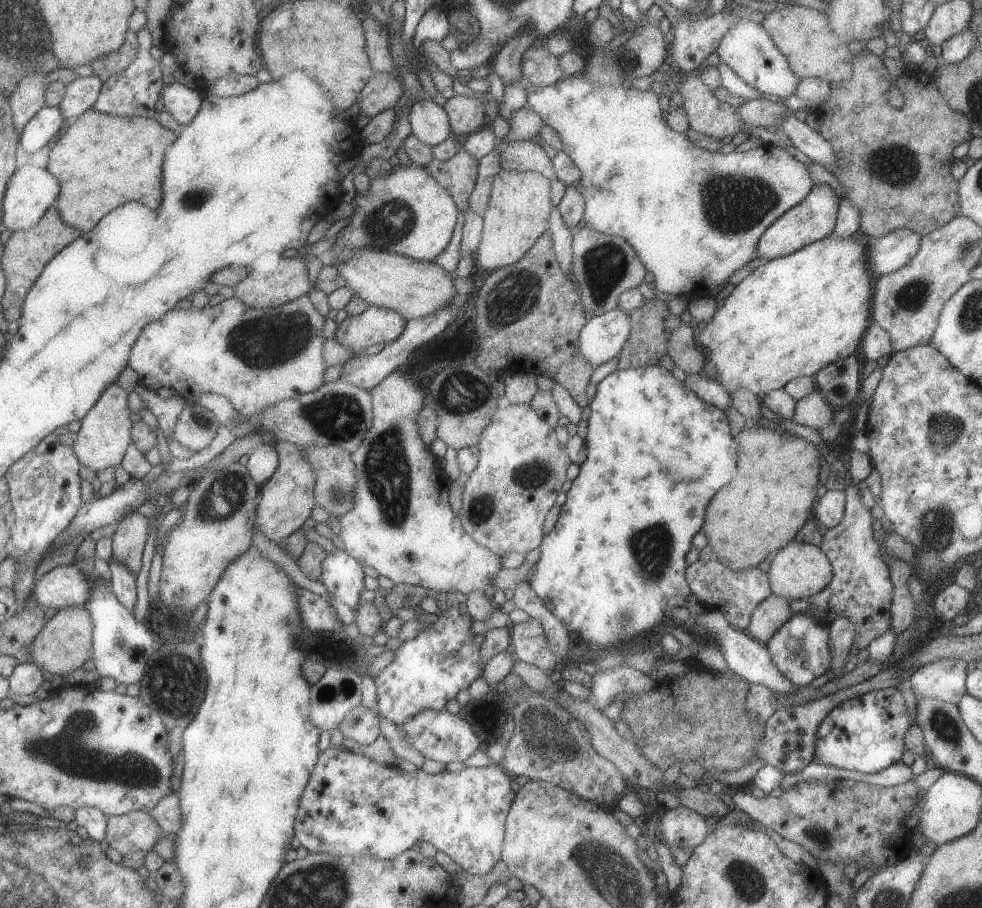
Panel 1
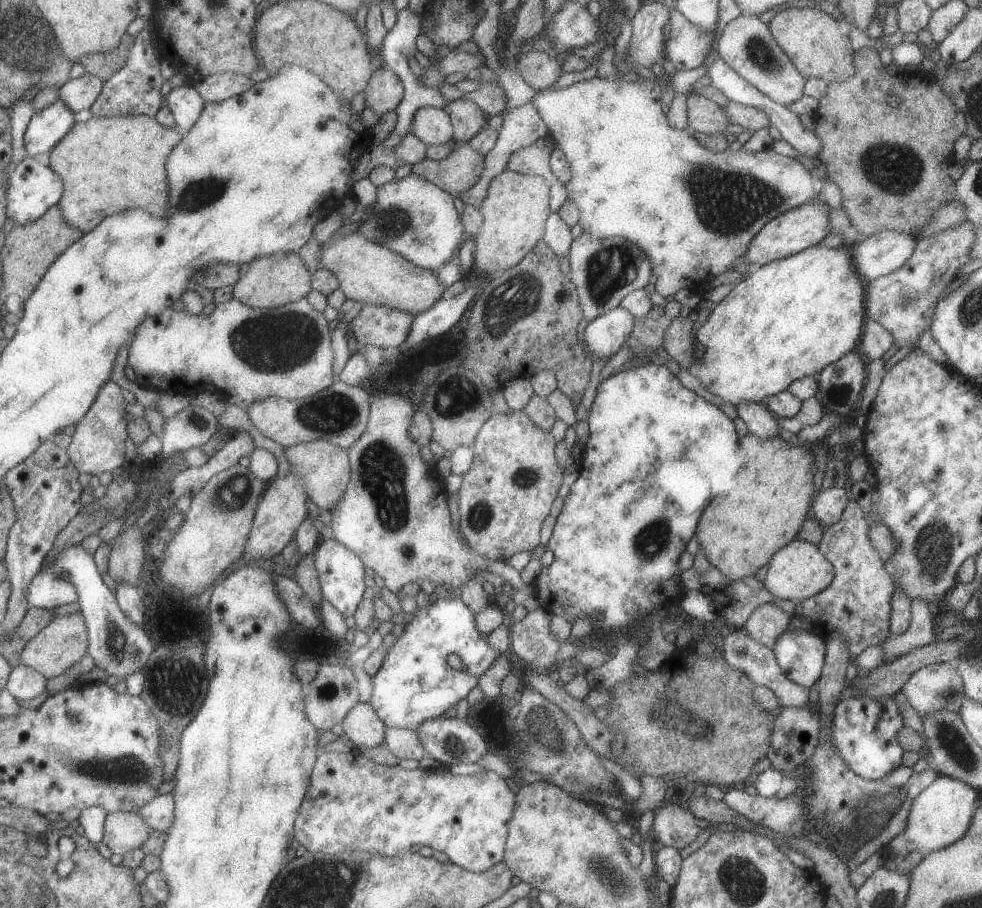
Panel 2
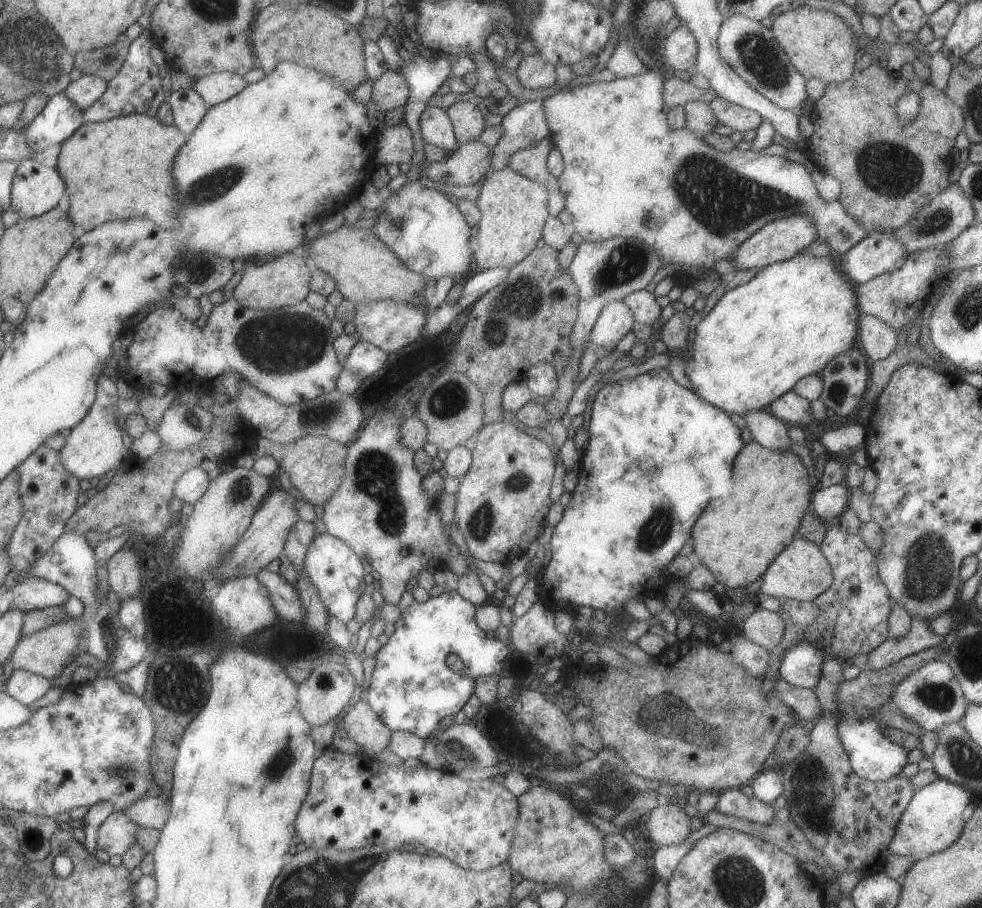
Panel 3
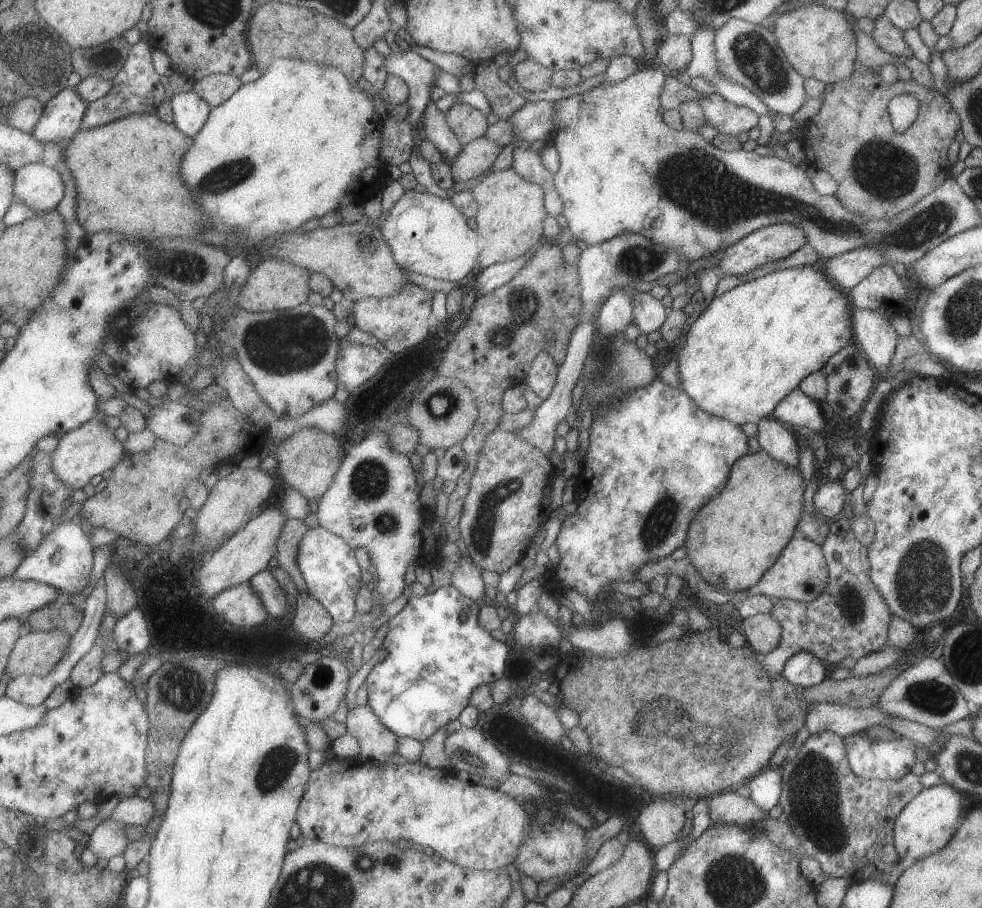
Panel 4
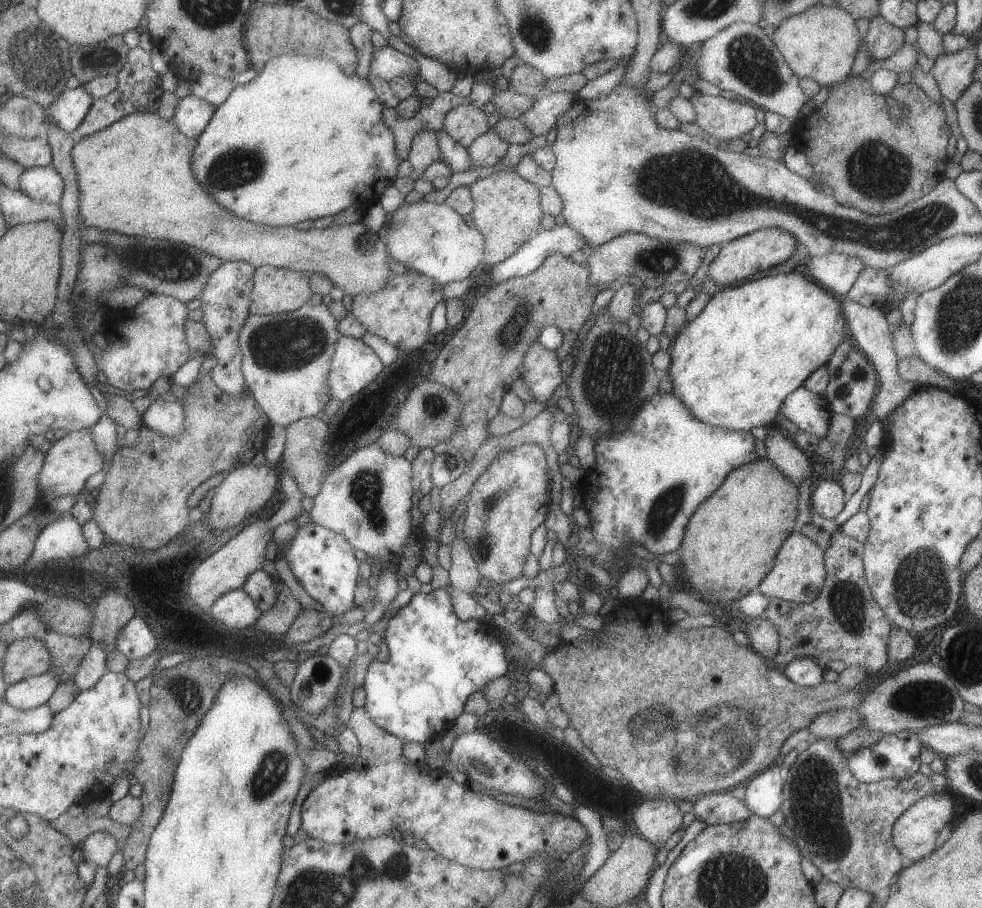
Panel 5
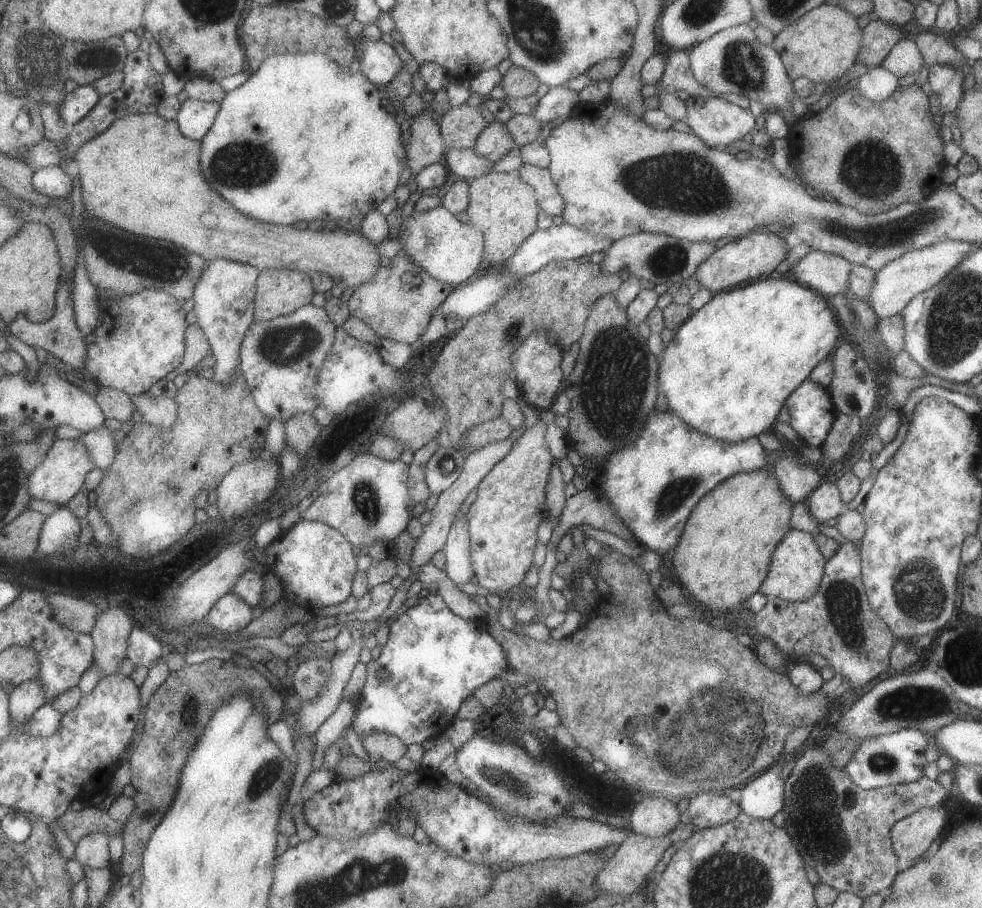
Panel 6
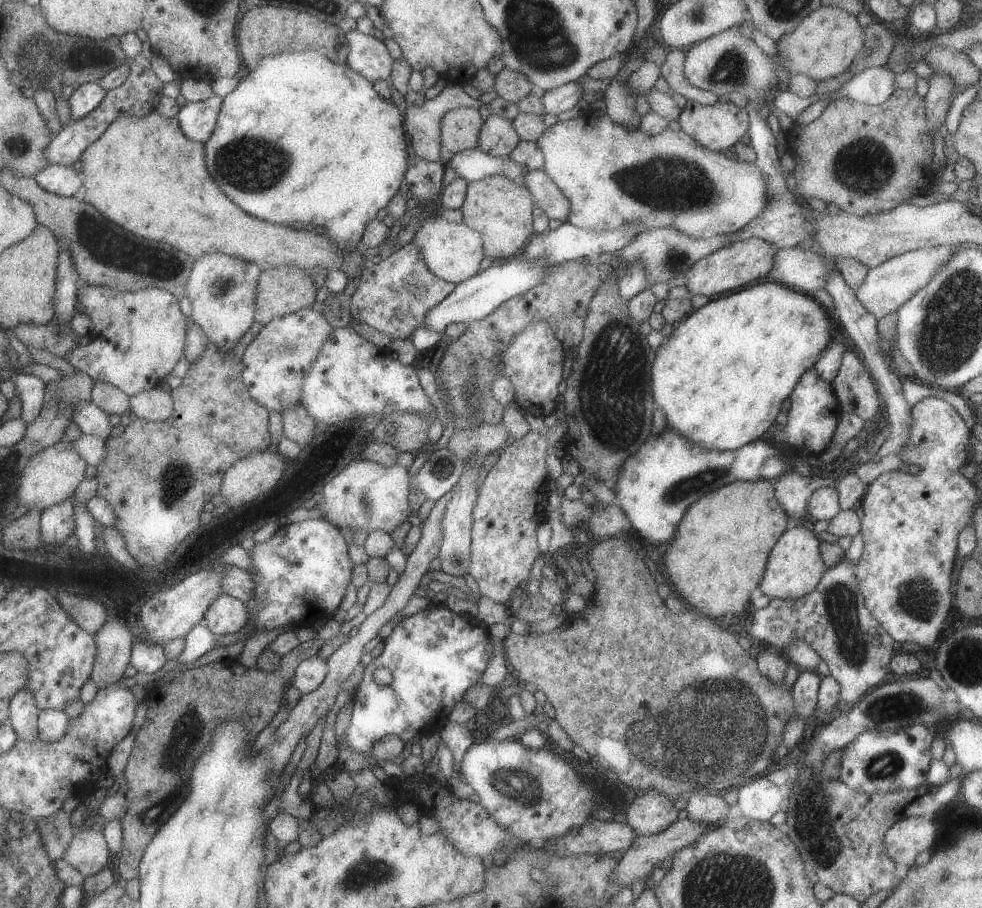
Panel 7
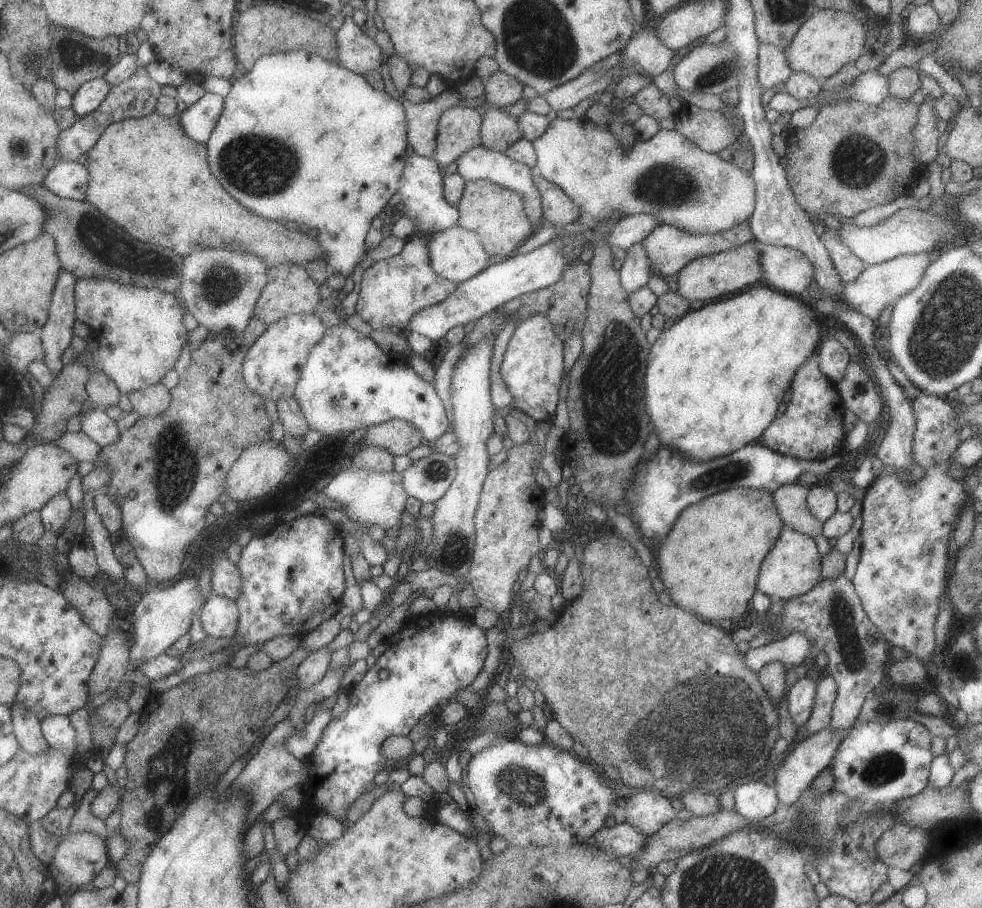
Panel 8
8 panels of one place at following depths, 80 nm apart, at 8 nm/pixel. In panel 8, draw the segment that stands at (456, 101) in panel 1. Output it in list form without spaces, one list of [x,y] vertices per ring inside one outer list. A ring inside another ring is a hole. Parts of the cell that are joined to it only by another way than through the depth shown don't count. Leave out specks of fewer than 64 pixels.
[[[451,107],[439,117],[432,159],[443,170],[466,150],[481,145],[482,117],[473,107]]]

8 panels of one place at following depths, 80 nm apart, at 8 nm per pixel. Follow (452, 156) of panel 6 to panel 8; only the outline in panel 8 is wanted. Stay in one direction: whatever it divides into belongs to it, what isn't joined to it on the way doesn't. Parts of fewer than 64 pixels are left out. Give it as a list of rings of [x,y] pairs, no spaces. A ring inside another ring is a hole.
[[[483,145],[466,150],[461,156],[455,160],[456,171],[464,178],[465,181],[488,180],[489,182],[504,186],[509,190],[517,191],[524,200],[524,211],[532,224],[533,231],[538,231],[541,228],[539,220],[542,217],[542,208],[538,190],[532,181],[533,169],[530,169],[524,164],[515,162],[507,158],[503,153],[487,150]]]

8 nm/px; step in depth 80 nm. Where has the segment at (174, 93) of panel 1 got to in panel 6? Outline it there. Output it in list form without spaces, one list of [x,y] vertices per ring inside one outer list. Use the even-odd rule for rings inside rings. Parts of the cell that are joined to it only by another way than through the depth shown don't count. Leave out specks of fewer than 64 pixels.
[[[187,98],[180,103],[174,121],[178,124],[179,132],[183,136],[199,141],[209,130],[218,110],[218,102],[198,101]]]

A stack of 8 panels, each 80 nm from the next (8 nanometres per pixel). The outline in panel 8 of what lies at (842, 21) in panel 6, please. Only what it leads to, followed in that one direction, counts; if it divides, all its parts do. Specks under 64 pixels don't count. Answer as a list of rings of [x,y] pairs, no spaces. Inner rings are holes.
[[[830,8],[816,11],[796,30],[793,38],[782,50],[792,72],[810,74],[814,79],[824,80],[835,74],[845,64],[854,64],[860,57],[864,29],[851,13]]]

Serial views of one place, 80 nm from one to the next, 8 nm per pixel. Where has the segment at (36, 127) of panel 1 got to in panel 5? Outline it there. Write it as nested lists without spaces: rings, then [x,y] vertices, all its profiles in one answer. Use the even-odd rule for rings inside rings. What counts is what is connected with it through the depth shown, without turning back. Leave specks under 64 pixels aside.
[[[82,86],[74,89],[64,88],[47,106],[46,122],[48,120],[63,132],[72,134],[87,114],[92,102],[90,94],[87,94]]]

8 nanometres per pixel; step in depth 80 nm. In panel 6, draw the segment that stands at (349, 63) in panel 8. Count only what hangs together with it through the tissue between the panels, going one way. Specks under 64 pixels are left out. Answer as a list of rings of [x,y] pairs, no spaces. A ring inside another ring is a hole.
[[[364,38],[355,45],[355,57],[357,55],[360,56],[360,72],[377,87],[387,86],[391,78],[405,68],[393,47],[381,39],[371,41]]]

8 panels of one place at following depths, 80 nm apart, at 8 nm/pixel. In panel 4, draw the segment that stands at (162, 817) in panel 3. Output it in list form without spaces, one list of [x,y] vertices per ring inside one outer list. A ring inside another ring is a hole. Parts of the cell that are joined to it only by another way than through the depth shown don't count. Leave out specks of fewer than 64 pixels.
[[[127,797],[118,801],[118,805],[112,810],[109,818],[122,822],[127,827],[129,825],[145,827],[152,819],[154,810],[151,799]]]

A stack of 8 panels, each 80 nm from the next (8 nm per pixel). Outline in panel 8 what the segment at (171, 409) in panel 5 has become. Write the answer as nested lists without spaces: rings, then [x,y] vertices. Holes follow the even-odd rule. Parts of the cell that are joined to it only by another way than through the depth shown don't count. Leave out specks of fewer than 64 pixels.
[[[157,383],[146,389],[127,393],[132,409],[139,417],[160,415],[170,405],[170,392],[164,385]]]

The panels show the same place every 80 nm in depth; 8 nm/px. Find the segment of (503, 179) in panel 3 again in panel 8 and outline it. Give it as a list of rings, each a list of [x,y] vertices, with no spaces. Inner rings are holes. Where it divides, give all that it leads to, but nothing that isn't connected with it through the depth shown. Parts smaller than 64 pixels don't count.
[[[488,180],[464,181],[461,200],[456,207],[458,210],[456,224],[474,232],[480,238],[488,256],[505,258],[534,232],[524,211],[523,197],[517,191],[509,190]]]

